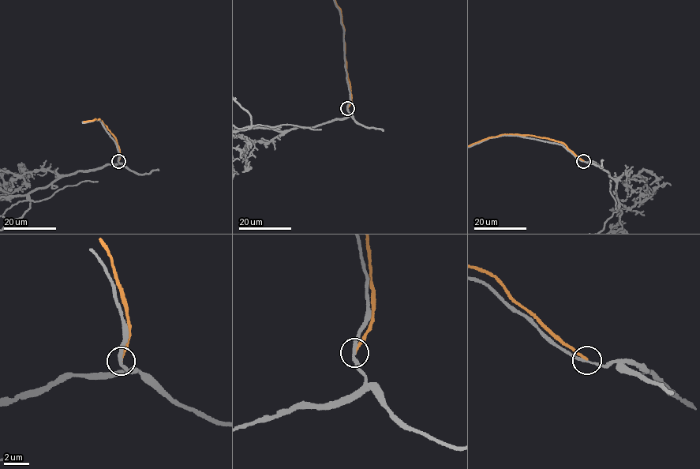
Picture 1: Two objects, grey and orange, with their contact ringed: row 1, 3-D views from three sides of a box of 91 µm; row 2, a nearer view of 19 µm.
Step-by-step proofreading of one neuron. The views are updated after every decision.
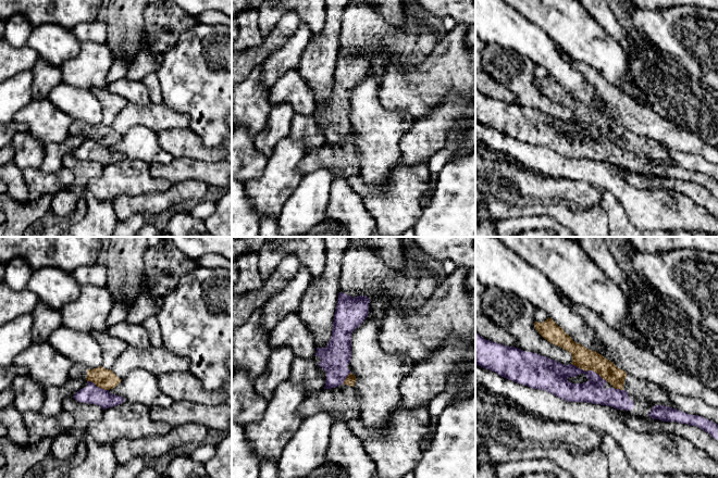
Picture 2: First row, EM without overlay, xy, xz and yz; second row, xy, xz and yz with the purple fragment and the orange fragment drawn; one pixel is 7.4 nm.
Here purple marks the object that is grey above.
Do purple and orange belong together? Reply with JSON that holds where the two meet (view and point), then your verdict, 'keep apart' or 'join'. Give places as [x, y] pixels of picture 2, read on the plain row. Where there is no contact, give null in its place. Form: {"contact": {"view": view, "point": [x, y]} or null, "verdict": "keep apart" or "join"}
{"contact": {"view": "yz", "point": [590, 127]}, "verdict": "keep apart"}

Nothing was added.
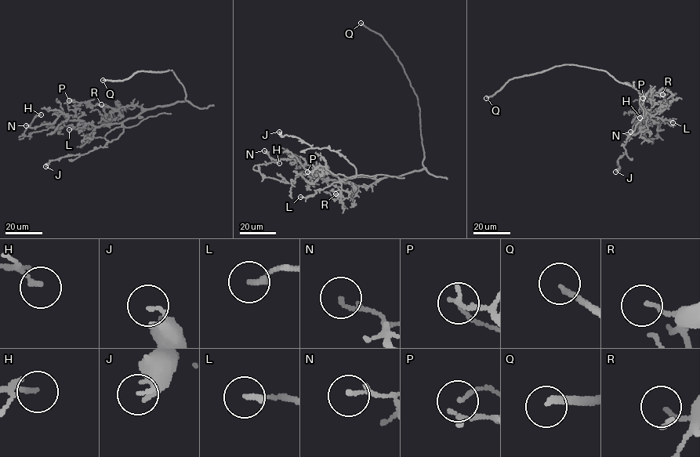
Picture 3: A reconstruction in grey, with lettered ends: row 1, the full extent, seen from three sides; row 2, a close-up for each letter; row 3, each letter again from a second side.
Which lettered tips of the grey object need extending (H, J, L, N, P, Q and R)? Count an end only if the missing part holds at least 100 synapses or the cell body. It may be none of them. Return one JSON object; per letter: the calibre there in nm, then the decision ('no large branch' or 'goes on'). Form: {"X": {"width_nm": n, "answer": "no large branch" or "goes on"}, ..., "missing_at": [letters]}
{"H": {"width_nm": 100, "answer": "no large branch"}, "J": {"width_nm": 120, "answer": "no large branch"}, "L": {"width_nm": 190, "answer": "no large branch"}, "N": {"width_nm": 120, "answer": "no large branch"}, "P": {"width_nm": 120, "answer": "no large branch"}, "Q": {"width_nm": 220, "answer": "goes on"}, "R": {"width_nm": 110, "answer": "no large branch"}, "missing_at": ["Q"]}

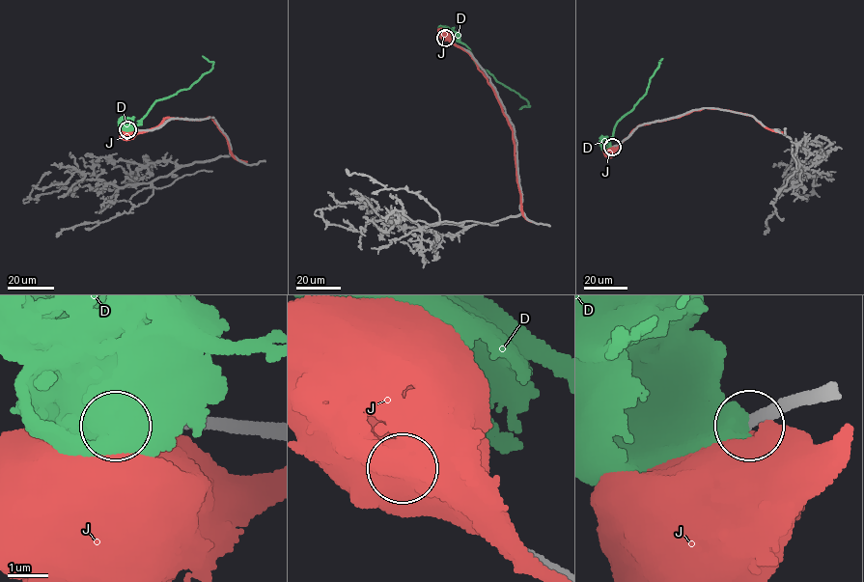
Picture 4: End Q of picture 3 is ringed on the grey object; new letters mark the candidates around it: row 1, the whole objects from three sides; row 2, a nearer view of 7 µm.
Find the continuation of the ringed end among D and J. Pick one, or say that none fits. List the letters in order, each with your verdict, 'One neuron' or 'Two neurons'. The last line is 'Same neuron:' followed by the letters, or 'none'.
D: Two neurons
J: Two neurons
Same neuron: none

